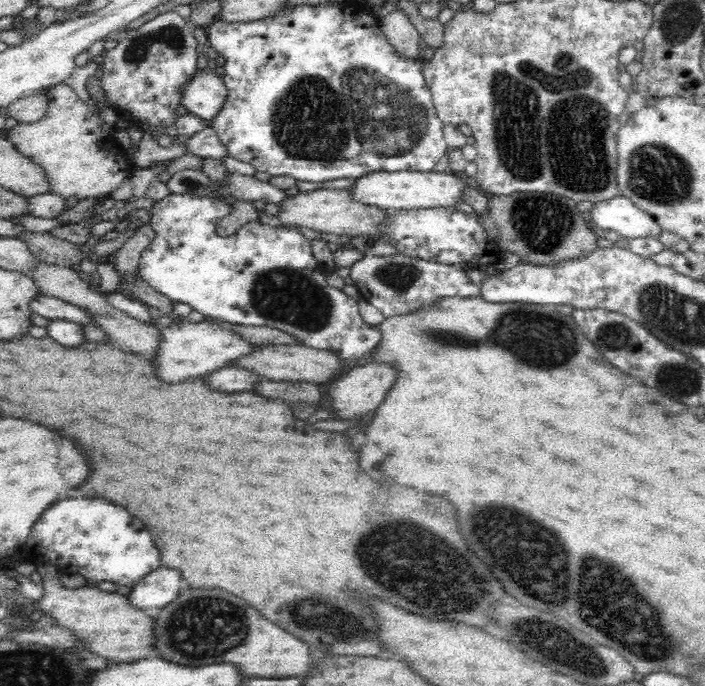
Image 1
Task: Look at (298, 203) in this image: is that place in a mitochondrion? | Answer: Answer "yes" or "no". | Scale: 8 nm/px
no

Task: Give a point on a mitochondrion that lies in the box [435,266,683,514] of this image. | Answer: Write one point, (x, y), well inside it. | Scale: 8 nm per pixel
(613, 336)

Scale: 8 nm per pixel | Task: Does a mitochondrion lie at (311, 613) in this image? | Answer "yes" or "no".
yes

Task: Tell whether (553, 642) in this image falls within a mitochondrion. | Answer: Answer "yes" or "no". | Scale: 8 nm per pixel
yes

